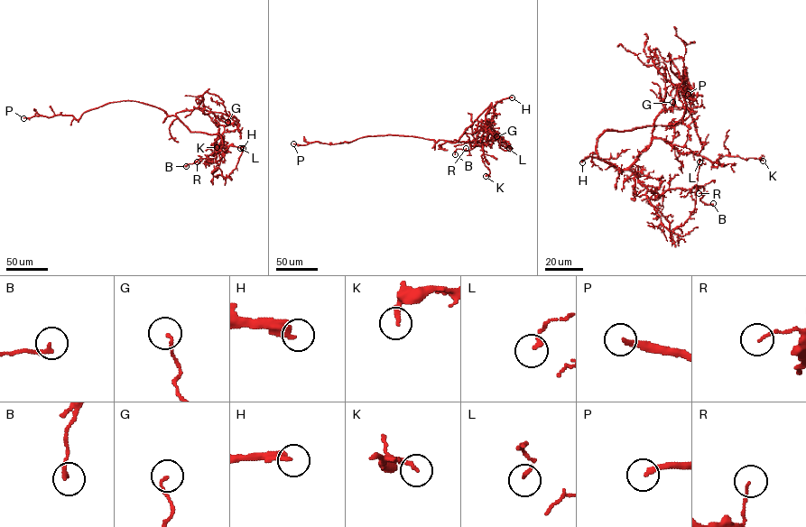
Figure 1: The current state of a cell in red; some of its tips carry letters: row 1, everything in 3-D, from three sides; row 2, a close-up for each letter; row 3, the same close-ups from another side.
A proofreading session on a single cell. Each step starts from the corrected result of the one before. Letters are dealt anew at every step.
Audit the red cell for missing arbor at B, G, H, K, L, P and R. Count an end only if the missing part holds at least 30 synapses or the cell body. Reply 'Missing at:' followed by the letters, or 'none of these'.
Missing at: H, P

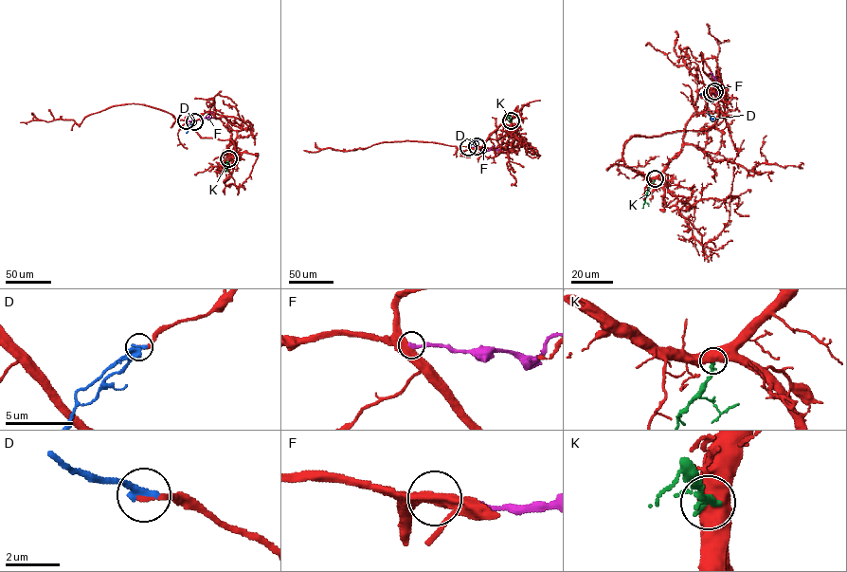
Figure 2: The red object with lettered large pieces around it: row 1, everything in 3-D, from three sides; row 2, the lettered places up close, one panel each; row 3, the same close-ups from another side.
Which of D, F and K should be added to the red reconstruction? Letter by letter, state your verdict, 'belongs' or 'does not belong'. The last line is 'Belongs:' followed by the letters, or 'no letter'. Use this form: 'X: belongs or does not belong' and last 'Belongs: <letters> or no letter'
D: belongs
F: does not belong
K: does not belong
Belongs: D

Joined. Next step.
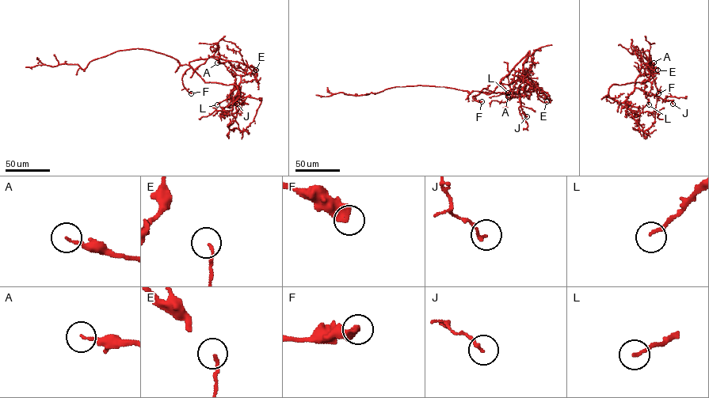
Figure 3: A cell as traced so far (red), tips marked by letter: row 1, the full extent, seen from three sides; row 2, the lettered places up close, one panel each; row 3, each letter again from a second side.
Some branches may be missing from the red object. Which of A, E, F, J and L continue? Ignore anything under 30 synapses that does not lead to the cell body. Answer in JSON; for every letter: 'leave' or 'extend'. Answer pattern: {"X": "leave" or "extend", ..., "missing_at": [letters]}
{"A": "leave", "E": "leave", "F": "leave", "J": "leave", "L": "leave", "missing_at": []}

